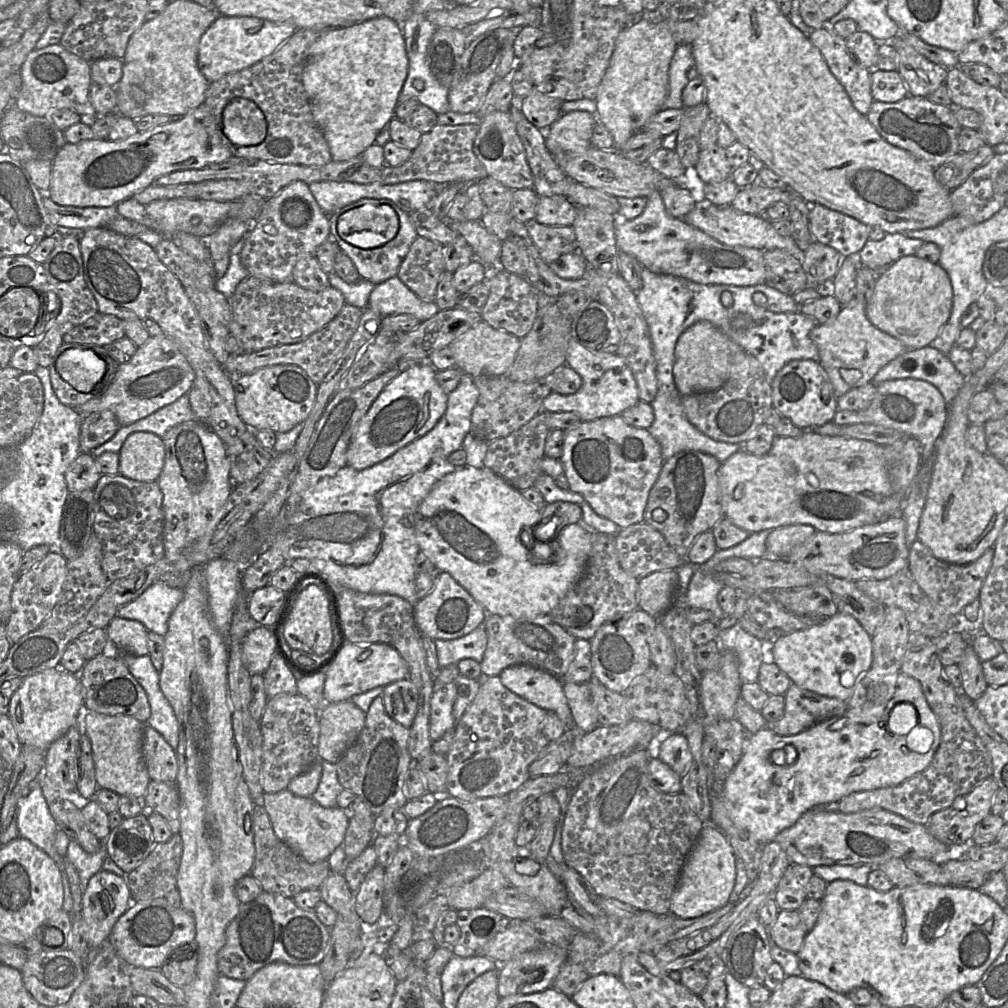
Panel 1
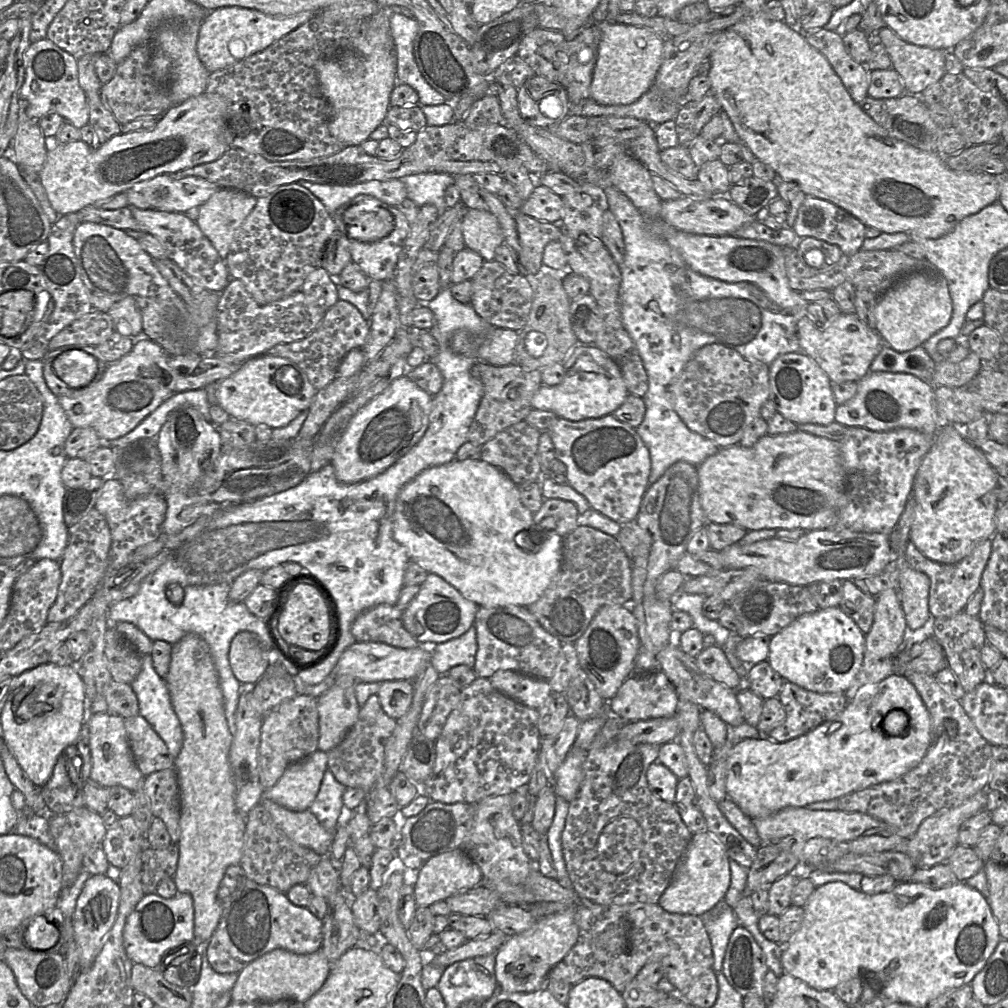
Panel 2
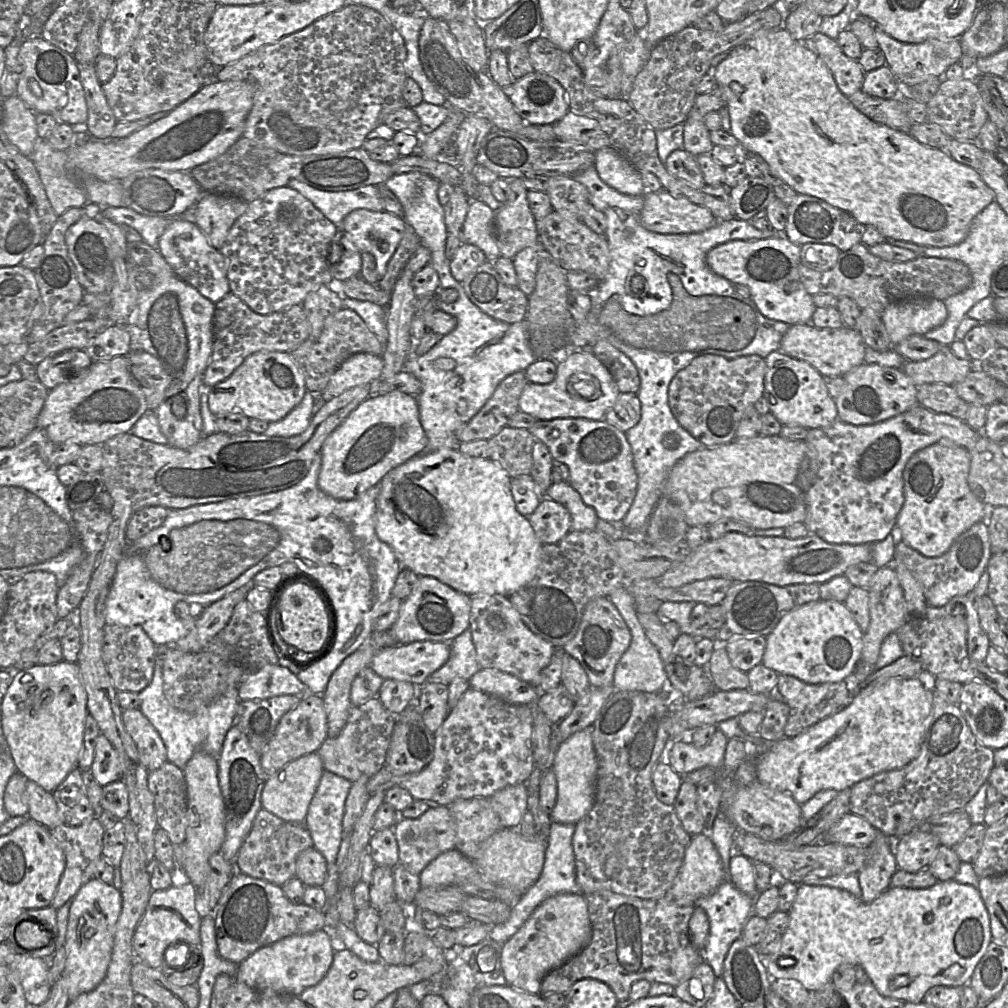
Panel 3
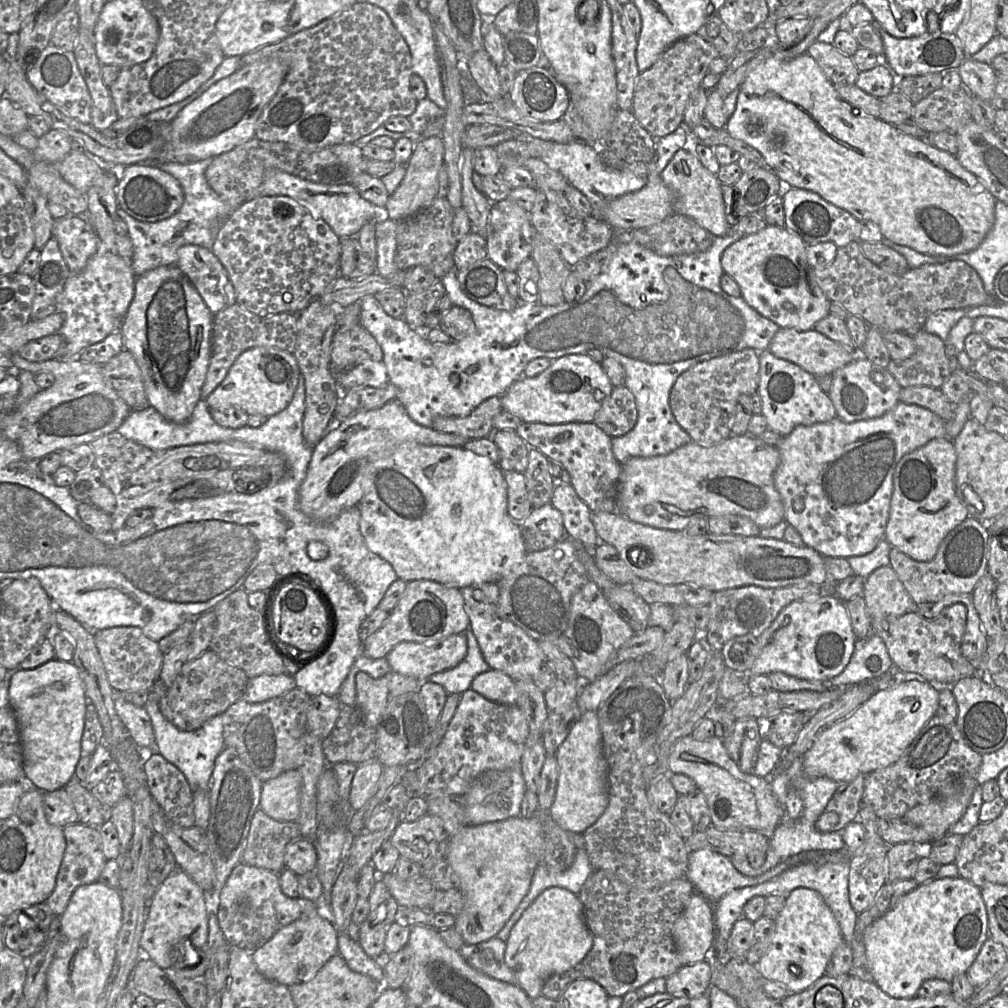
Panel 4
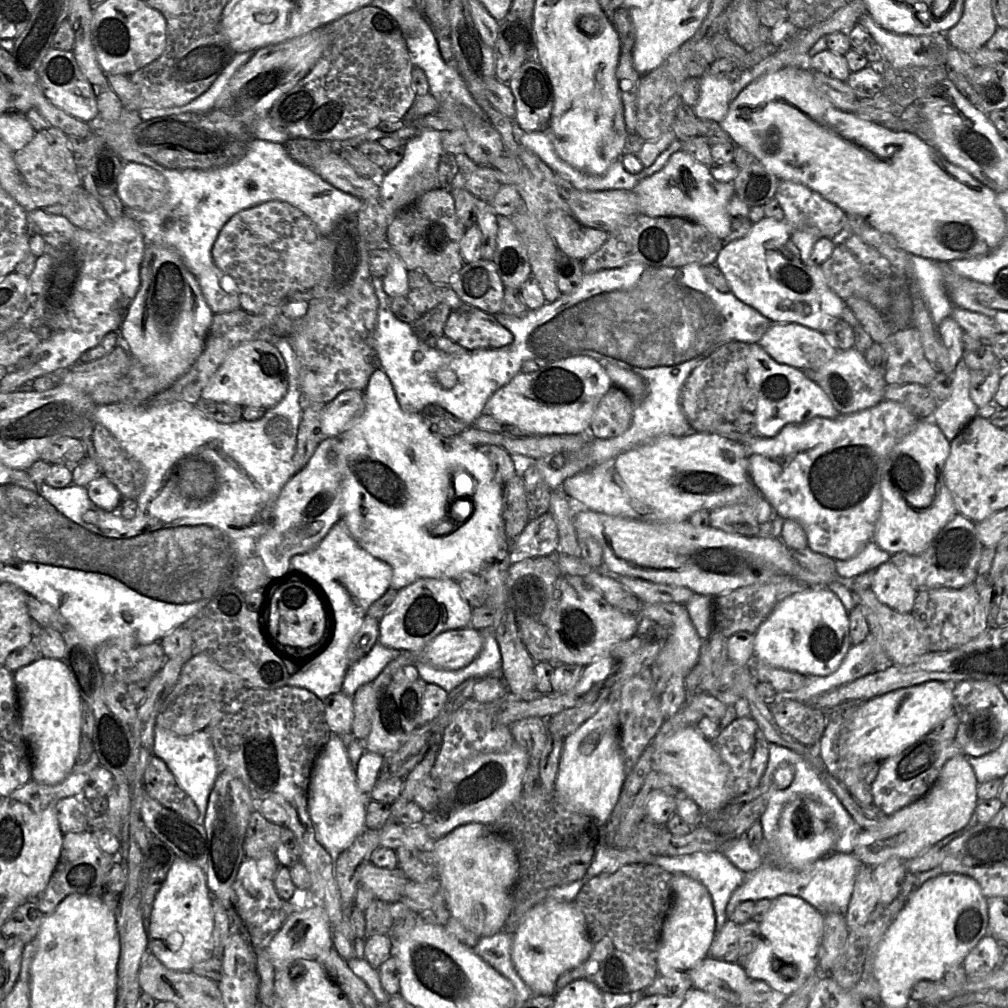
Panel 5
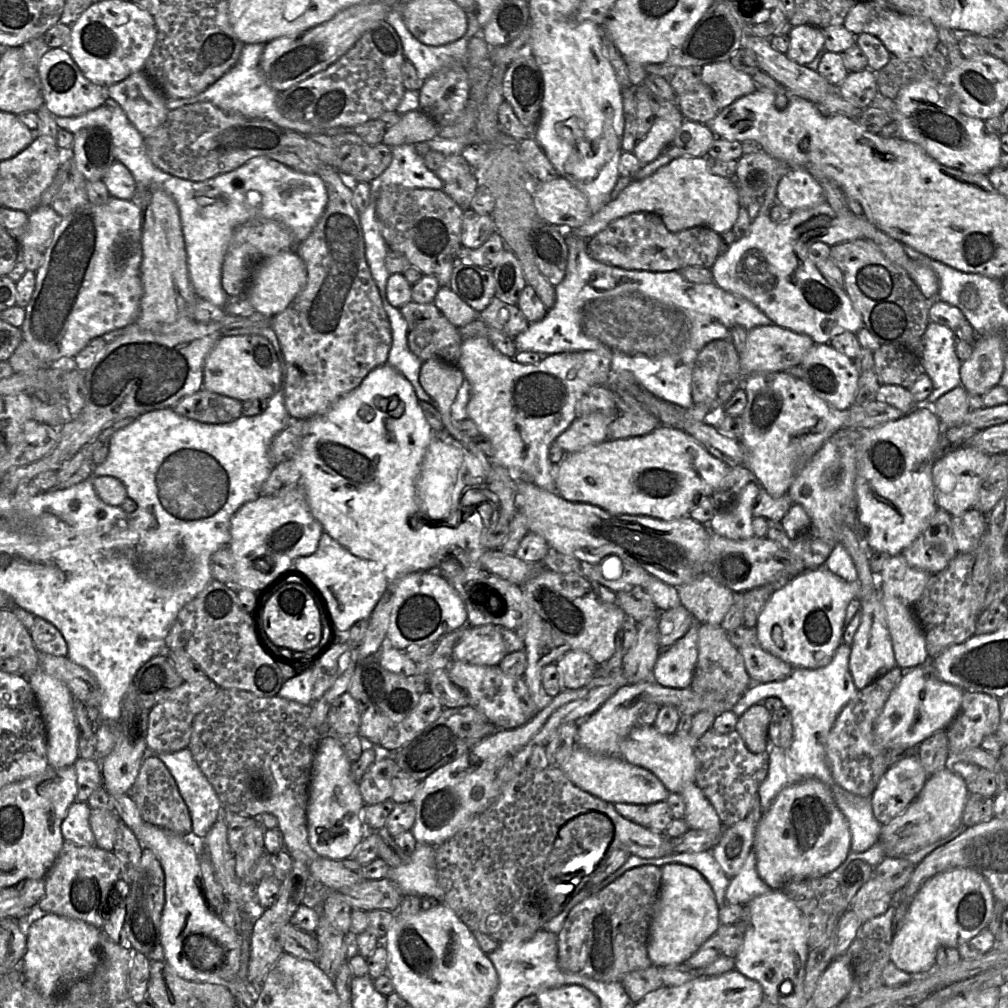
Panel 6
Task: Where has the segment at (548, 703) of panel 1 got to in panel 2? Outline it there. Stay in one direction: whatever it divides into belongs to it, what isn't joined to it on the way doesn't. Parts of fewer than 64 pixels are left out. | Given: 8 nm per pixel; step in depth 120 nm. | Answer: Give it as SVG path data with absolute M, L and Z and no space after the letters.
M498 670L489 680L498 691L536 710L553 694L548 681L512 670Z

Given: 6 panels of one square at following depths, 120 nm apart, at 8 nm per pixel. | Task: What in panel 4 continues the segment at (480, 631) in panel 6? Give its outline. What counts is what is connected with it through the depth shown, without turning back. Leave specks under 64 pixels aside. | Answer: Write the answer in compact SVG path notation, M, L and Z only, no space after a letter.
M464 633L424 643L401 642L386 656L391 672L409 676L419 682L456 667L467 654Z

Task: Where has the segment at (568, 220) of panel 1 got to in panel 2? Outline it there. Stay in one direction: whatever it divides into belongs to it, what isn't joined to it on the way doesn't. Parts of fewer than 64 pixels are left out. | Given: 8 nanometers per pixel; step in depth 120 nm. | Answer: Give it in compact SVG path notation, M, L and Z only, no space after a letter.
M536 185L530 197L523 204L521 213L542 222L561 224L562 198L549 188Z

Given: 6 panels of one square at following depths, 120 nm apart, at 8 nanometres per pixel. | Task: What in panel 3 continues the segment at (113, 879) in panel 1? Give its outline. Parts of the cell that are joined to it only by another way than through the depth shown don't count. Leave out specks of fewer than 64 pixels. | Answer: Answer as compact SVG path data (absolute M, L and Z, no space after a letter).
M92 878L83 884L71 900L66 932L66 962L62 978L66 980L66 990L72 1001L82 993L95 989L104 979L111 960L116 924L122 909L121 892L113 884Z

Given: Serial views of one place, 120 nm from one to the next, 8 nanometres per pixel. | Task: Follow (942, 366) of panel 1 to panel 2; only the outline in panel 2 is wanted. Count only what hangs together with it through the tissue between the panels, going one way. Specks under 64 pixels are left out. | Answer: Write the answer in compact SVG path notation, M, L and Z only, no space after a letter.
M884 344L870 365L870 372L905 373L924 382L931 382L936 362L922 347L907 352L898 352Z

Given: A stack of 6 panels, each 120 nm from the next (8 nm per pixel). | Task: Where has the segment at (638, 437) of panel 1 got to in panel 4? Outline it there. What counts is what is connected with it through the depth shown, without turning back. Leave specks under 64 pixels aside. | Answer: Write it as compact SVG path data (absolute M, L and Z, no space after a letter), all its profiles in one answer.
M593 422L567 423L547 425L543 423L522 423L515 432L528 444L530 448L538 449L549 460L559 464L568 471L571 485L580 499L592 512L617 512L618 484L622 464L617 461L612 452L612 438Z

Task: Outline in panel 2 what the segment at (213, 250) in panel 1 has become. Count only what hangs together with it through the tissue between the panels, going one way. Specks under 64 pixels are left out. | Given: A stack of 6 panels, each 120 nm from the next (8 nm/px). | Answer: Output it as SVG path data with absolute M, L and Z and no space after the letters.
M218 189L195 210L194 221L225 260L234 236L257 199L235 189Z

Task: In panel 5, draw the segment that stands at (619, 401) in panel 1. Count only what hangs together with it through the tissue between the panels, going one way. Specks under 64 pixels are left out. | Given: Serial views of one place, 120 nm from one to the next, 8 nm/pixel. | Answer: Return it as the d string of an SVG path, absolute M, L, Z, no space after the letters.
M589 356L548 362L531 373L519 372L487 401L484 413L520 434L579 434L590 429L592 416L604 394L613 386L605 368Z

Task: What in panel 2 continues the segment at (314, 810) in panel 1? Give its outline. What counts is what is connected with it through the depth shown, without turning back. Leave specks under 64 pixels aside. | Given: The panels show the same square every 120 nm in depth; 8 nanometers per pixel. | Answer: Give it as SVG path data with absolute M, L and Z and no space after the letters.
M265 797L261 799L260 804L292 841L318 855L329 855L335 833L326 830L311 811L292 811Z

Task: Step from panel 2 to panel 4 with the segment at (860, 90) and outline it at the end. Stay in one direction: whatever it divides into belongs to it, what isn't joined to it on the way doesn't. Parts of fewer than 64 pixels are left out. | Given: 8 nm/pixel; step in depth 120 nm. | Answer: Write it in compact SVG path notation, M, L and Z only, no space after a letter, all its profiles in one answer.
M814 41L807 53L817 62L826 77L834 85L853 85L860 71L852 56L843 54L834 44Z

